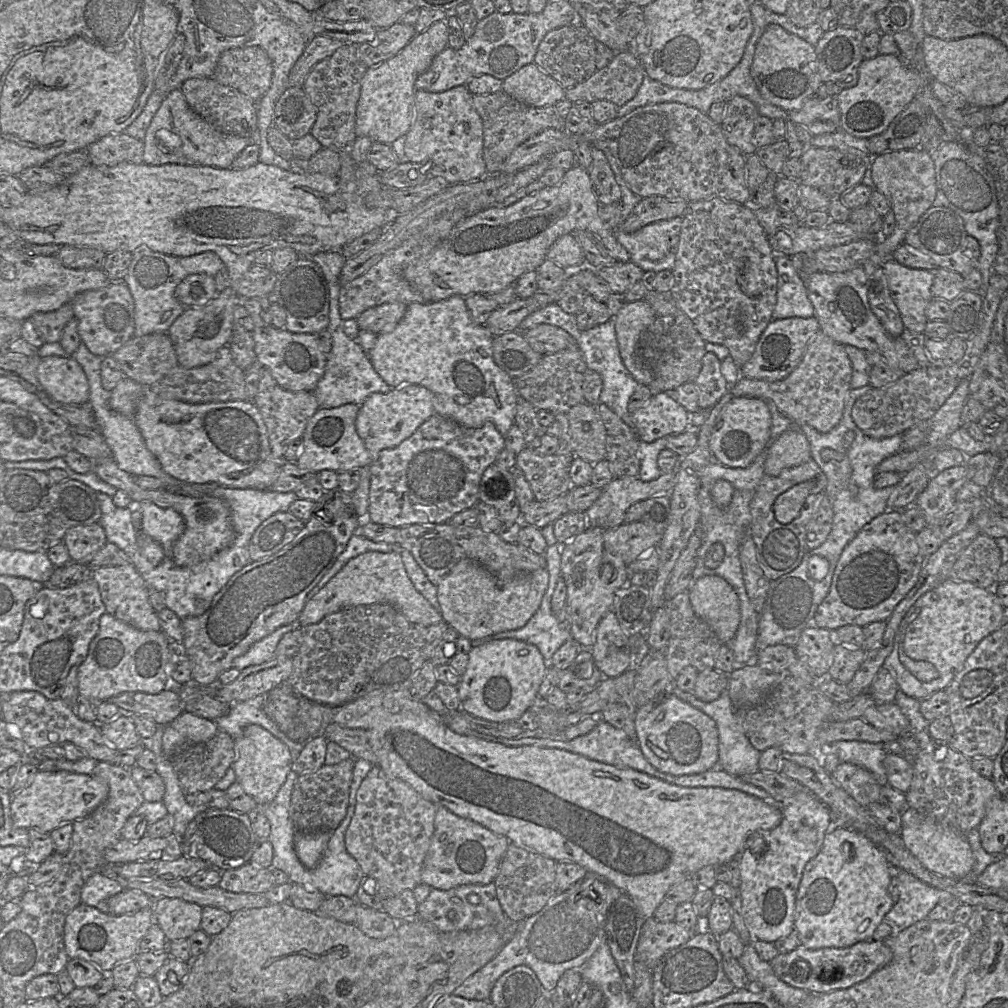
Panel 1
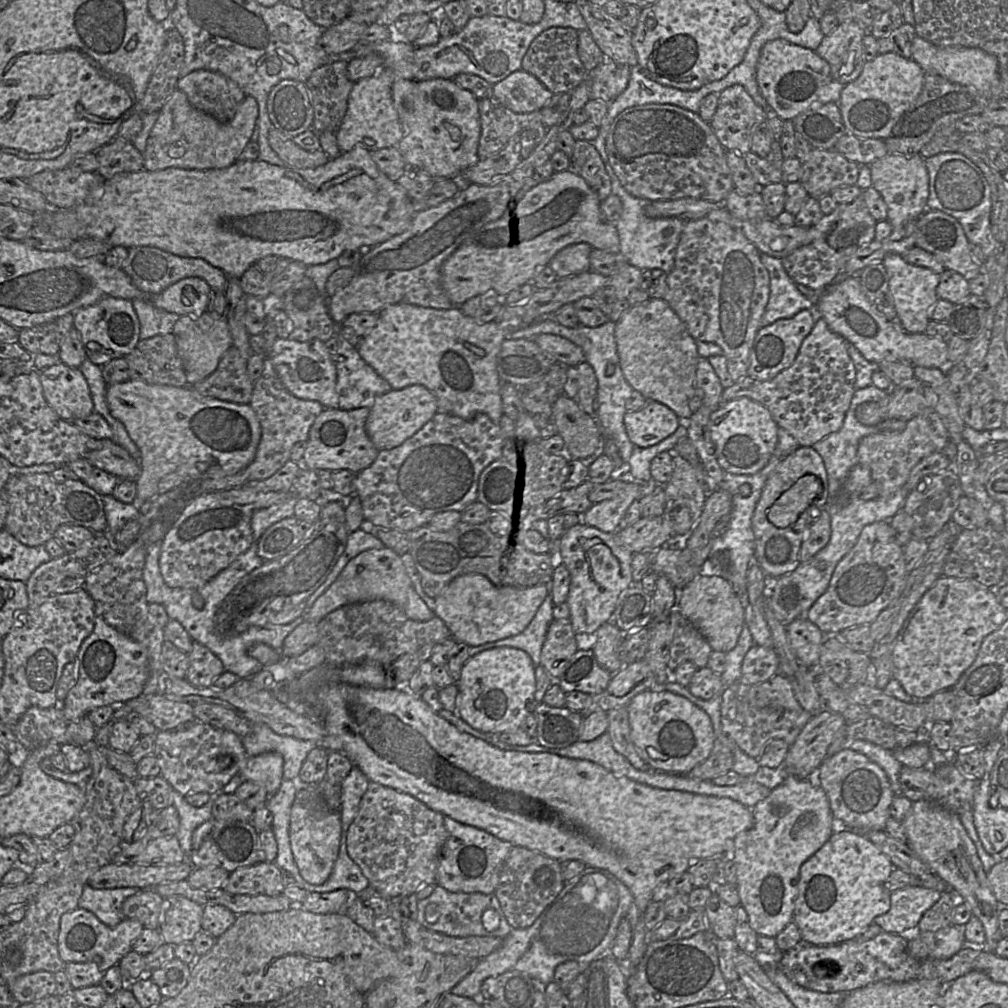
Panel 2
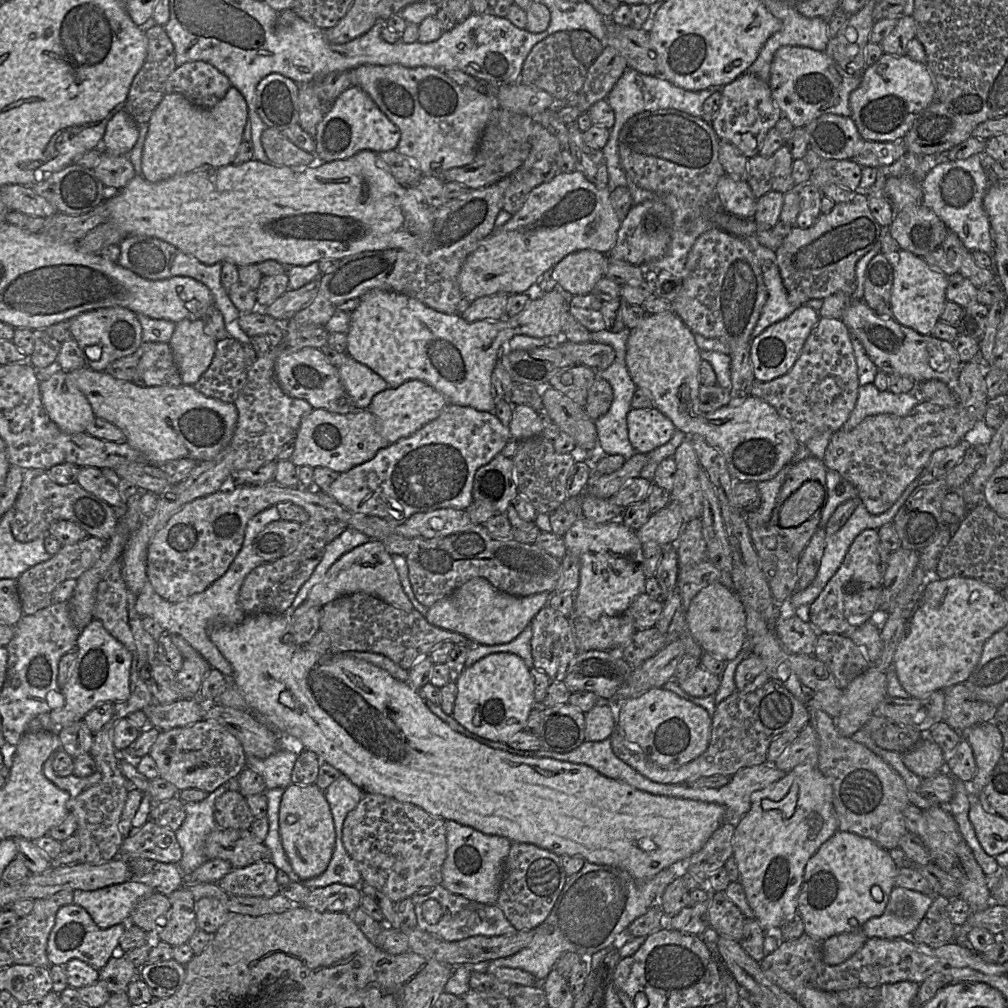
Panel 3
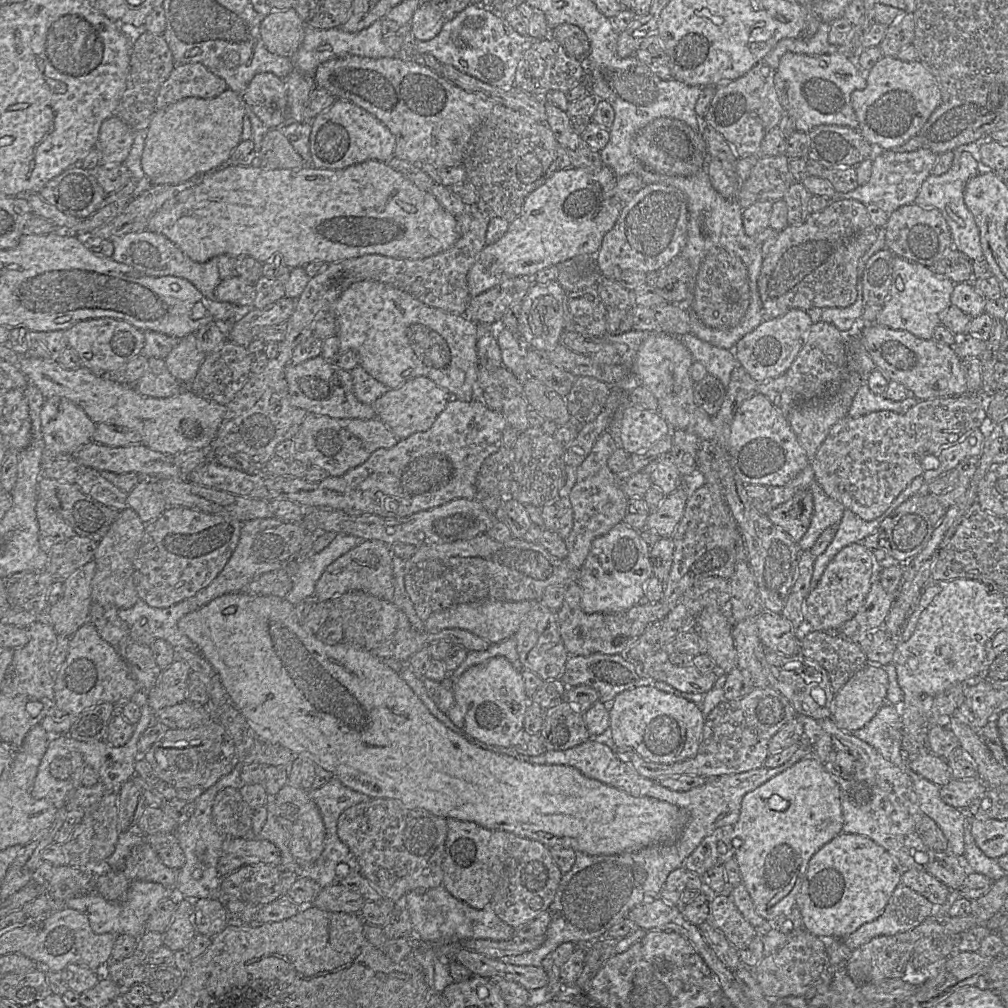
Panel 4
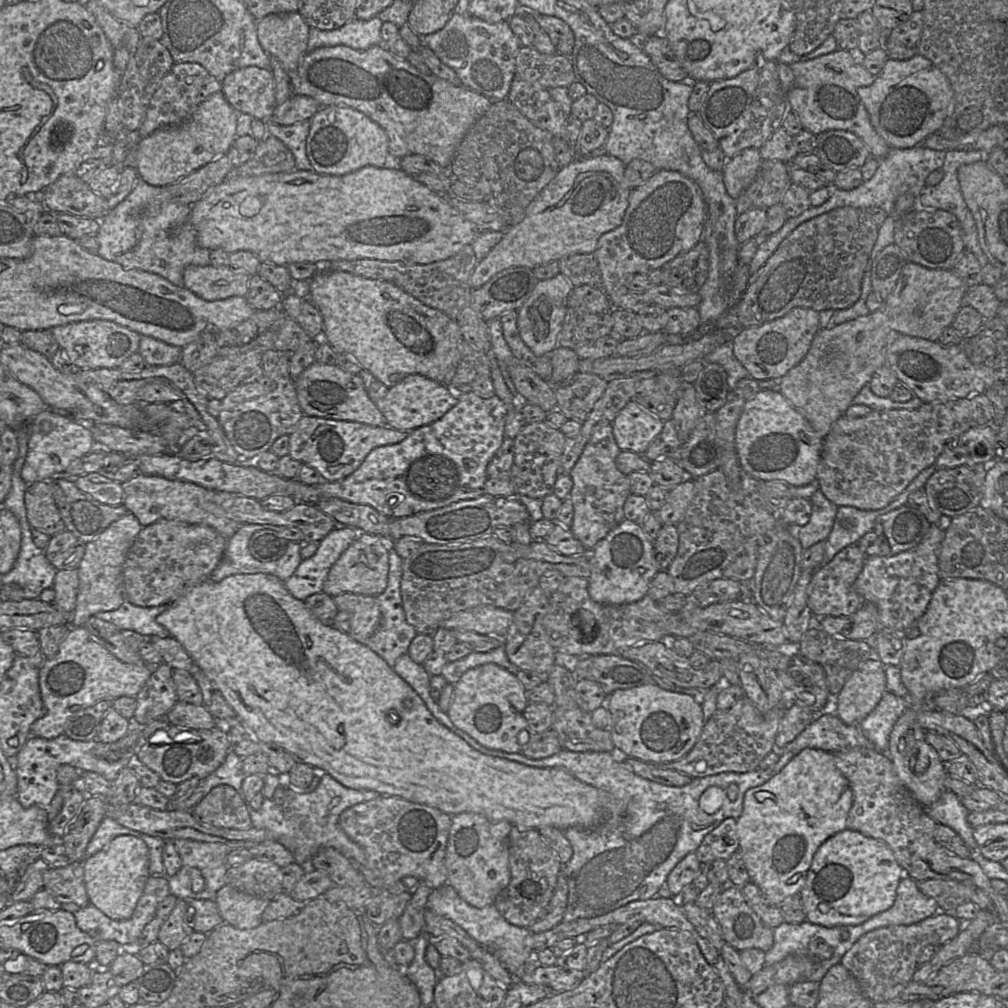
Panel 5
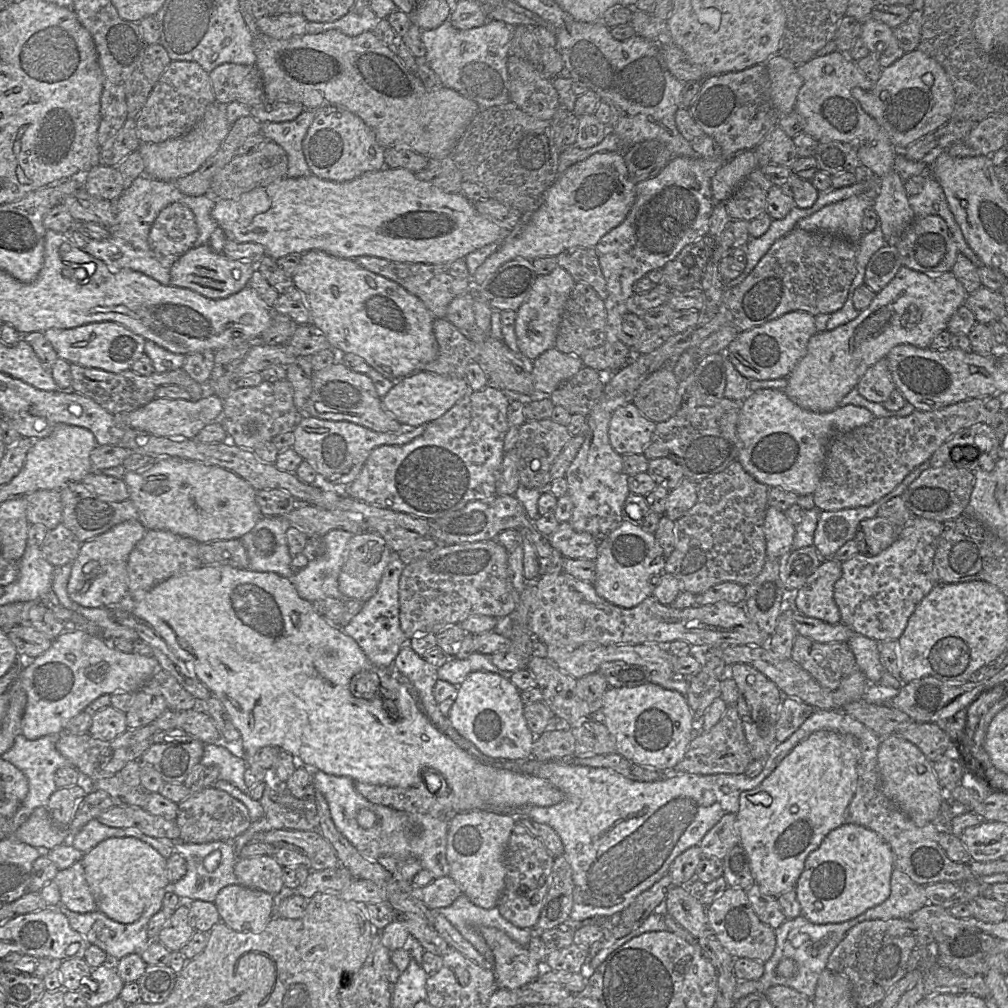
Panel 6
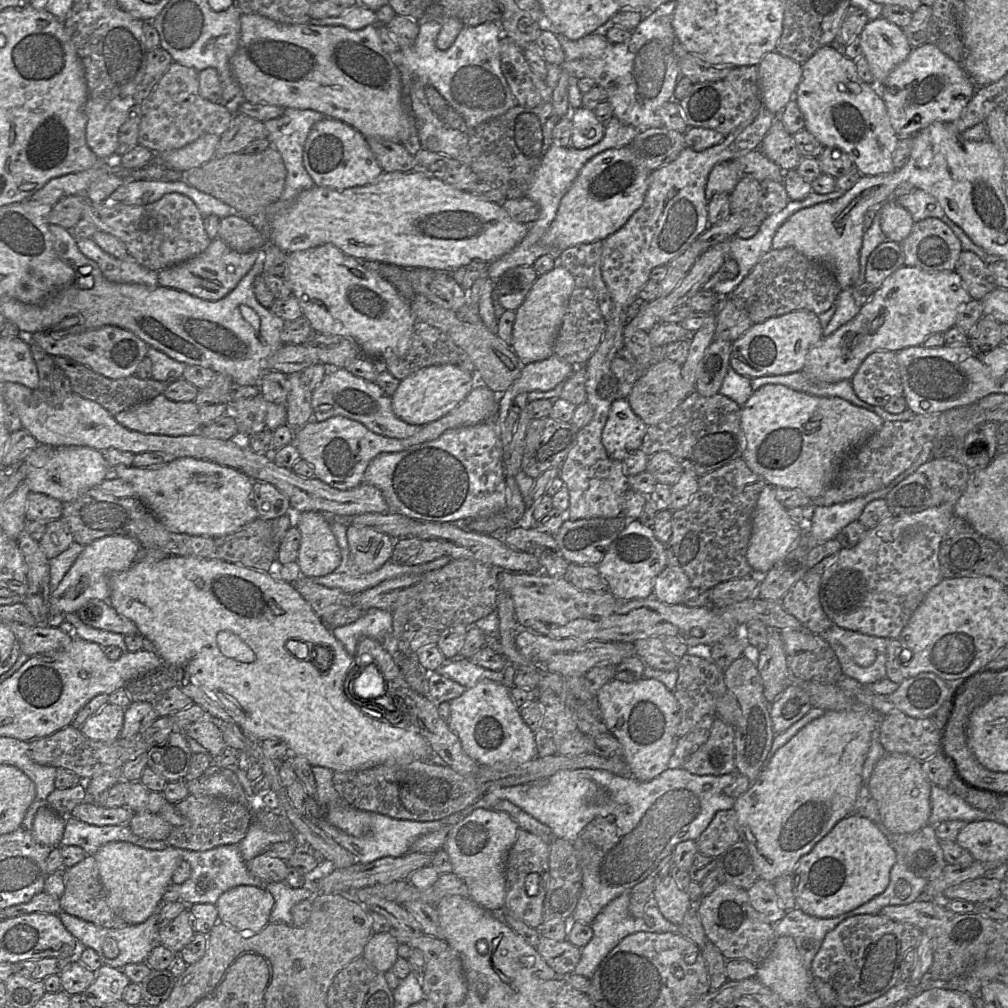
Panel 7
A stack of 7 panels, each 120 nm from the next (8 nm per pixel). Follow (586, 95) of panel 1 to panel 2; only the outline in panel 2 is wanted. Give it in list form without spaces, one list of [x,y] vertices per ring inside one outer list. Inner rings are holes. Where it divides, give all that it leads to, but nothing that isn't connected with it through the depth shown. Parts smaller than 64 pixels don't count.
[[[605,59],[593,70],[587,72],[591,79],[590,100],[603,100],[611,103],[627,87],[630,79],[631,67]]]

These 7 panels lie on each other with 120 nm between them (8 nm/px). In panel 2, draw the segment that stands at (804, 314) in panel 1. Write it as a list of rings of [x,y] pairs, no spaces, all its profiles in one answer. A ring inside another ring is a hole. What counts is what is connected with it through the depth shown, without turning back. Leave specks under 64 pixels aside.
[[[760,254],[760,259],[769,273],[770,295],[761,319],[761,328],[779,319],[792,318],[804,309],[811,309],[824,290],[813,290],[795,284],[785,271],[781,259]]]

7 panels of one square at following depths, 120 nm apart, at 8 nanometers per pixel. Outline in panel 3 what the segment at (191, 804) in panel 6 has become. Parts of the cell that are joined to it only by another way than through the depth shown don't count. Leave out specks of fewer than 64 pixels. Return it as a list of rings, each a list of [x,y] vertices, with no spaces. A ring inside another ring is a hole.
[[[227,790],[216,798],[213,817],[217,828],[248,830],[253,822],[253,815],[245,797],[238,790]]]

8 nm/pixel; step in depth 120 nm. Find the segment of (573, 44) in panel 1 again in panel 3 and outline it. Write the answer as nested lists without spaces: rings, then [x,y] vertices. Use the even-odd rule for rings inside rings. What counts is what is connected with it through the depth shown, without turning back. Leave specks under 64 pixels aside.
[[[558,31],[533,46],[523,63],[519,82],[544,90],[555,99],[564,100],[570,94],[579,92],[587,68],[573,54],[569,32]]]

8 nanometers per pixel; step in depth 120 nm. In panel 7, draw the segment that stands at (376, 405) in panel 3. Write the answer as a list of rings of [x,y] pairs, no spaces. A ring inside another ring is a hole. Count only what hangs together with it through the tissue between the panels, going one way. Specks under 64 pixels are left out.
[[[457,365],[422,368],[400,381],[397,390],[391,396],[392,409],[404,422],[423,426],[440,419],[456,408],[476,384],[476,373],[464,371]]]

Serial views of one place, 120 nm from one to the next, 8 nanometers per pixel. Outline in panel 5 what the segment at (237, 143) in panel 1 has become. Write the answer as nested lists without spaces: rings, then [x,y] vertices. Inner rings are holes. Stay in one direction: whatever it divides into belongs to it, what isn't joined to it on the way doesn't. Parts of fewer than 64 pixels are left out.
[[[217,92],[199,104],[181,124],[160,128],[141,138],[136,150],[136,170],[139,177],[152,186],[166,187],[227,154],[237,137],[237,114],[223,93]]]

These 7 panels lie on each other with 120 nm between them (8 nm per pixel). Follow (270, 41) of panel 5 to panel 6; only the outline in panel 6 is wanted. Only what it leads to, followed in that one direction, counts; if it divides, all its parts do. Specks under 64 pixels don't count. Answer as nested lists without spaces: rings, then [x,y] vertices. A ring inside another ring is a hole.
[[[302,14],[265,16],[256,20],[260,33],[276,40],[286,40],[306,33],[308,21]]]

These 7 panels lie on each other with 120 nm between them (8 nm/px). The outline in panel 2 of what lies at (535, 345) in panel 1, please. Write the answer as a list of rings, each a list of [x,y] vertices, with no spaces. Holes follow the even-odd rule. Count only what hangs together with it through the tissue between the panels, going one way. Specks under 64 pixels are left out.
[[[543,333],[537,335],[534,341],[542,350],[554,357],[556,362],[565,366],[586,361],[583,349],[562,336]]]

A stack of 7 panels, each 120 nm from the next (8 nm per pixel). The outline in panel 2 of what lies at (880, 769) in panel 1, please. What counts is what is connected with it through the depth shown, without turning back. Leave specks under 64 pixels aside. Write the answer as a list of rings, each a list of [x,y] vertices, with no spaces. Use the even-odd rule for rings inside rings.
[[[849,736],[844,743],[844,749],[845,748],[850,748],[865,755],[872,762],[880,766],[889,779],[892,791],[895,794],[901,794],[899,776],[903,765],[895,758],[892,751],[874,743],[865,740],[857,740]]]

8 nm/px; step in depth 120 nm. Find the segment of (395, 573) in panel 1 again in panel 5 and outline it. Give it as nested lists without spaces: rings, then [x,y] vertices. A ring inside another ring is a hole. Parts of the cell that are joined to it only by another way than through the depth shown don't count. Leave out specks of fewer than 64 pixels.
[[[359,533],[358,538],[331,566],[323,584],[323,592],[331,597],[341,593],[377,596],[387,586],[389,571],[389,545],[378,535]]]

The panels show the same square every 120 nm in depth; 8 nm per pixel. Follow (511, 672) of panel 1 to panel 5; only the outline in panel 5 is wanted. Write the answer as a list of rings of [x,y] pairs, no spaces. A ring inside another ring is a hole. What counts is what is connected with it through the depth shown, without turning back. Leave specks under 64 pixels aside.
[[[487,663],[462,674],[454,684],[453,699],[446,713],[458,729],[482,746],[520,753],[522,746],[518,743],[518,734],[528,728],[523,714],[528,703],[527,692],[516,675],[497,664]]]

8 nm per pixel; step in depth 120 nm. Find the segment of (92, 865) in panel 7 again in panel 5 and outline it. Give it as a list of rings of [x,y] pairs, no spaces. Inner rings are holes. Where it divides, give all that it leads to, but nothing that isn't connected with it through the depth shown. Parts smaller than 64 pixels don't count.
[[[72,862],[62,868],[50,868],[44,873],[44,889],[59,903],[74,903],[79,907],[86,907],[90,904],[82,862]]]

